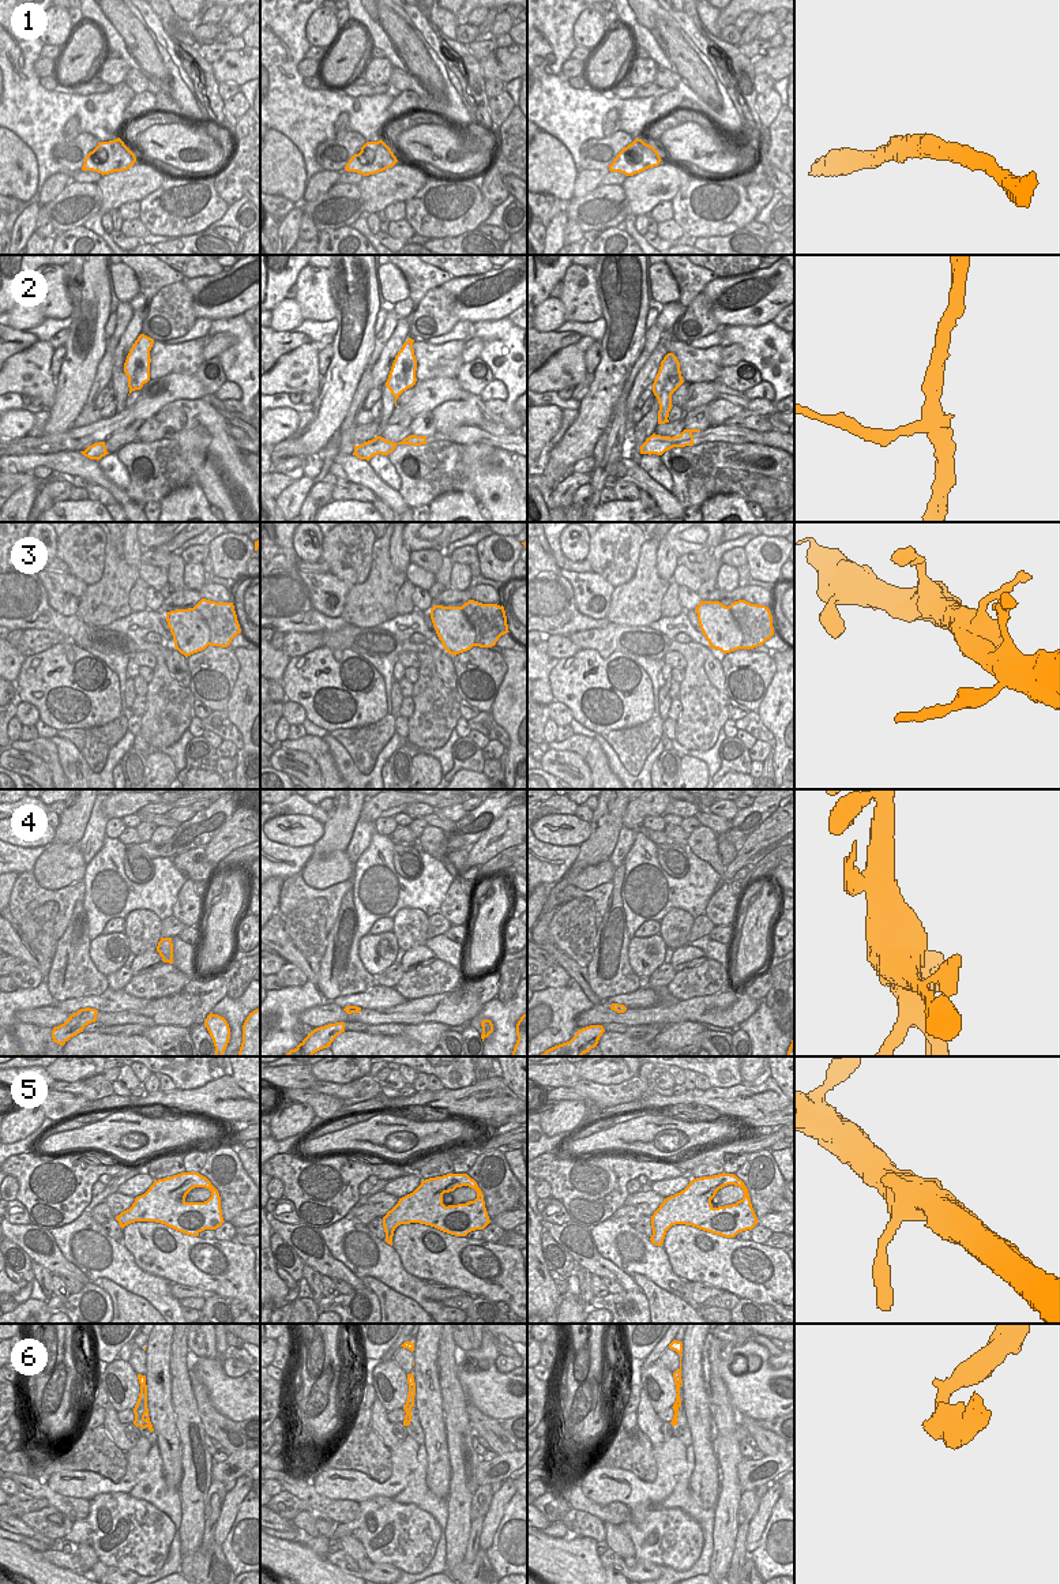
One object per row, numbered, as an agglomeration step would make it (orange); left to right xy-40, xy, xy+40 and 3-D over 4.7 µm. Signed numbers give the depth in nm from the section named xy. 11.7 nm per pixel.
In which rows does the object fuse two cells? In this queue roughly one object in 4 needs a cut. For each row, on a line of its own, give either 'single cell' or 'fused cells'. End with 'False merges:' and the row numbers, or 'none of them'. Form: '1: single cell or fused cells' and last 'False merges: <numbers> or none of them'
1: single cell
2: fused cells
3: single cell
4: single cell
5: single cell
6: fused cells
False merges: 2, 6

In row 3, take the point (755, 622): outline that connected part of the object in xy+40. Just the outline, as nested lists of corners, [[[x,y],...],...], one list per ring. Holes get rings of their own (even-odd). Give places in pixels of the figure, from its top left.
[[[700,600],[695,612],[710,646],[725,654],[762,646],[774,635],[773,616],[766,605],[738,600],[726,607]]]

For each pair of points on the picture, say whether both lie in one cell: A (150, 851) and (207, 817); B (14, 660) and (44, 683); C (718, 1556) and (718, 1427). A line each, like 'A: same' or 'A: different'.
A: same
B: different
C: same

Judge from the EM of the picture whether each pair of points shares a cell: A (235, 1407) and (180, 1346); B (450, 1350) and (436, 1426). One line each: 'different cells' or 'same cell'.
A: different cells
B: different cells

